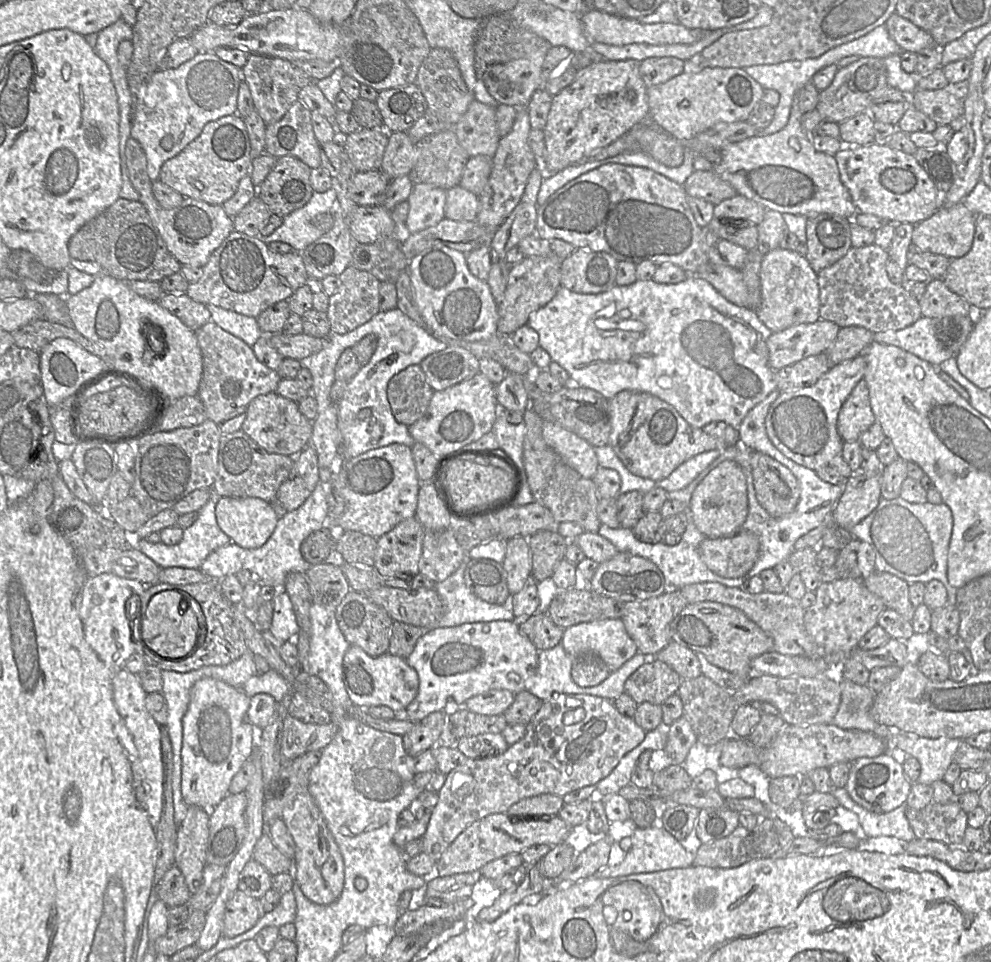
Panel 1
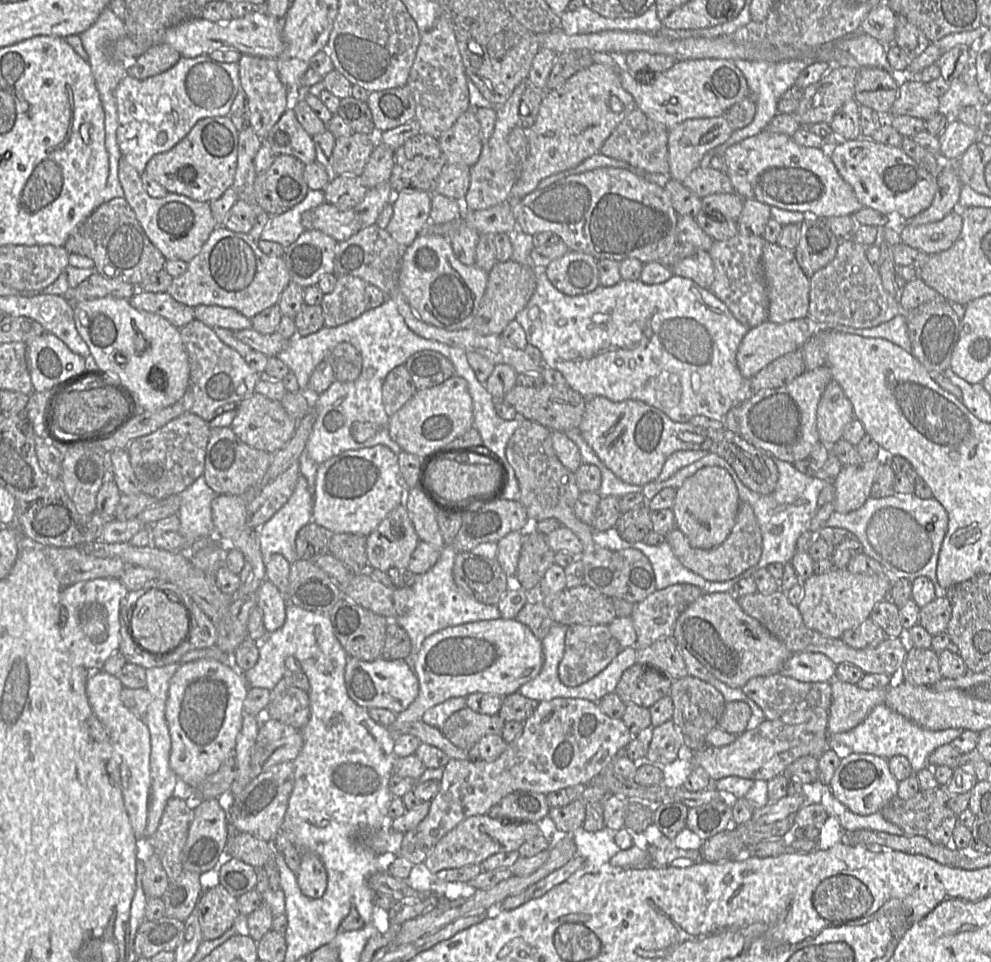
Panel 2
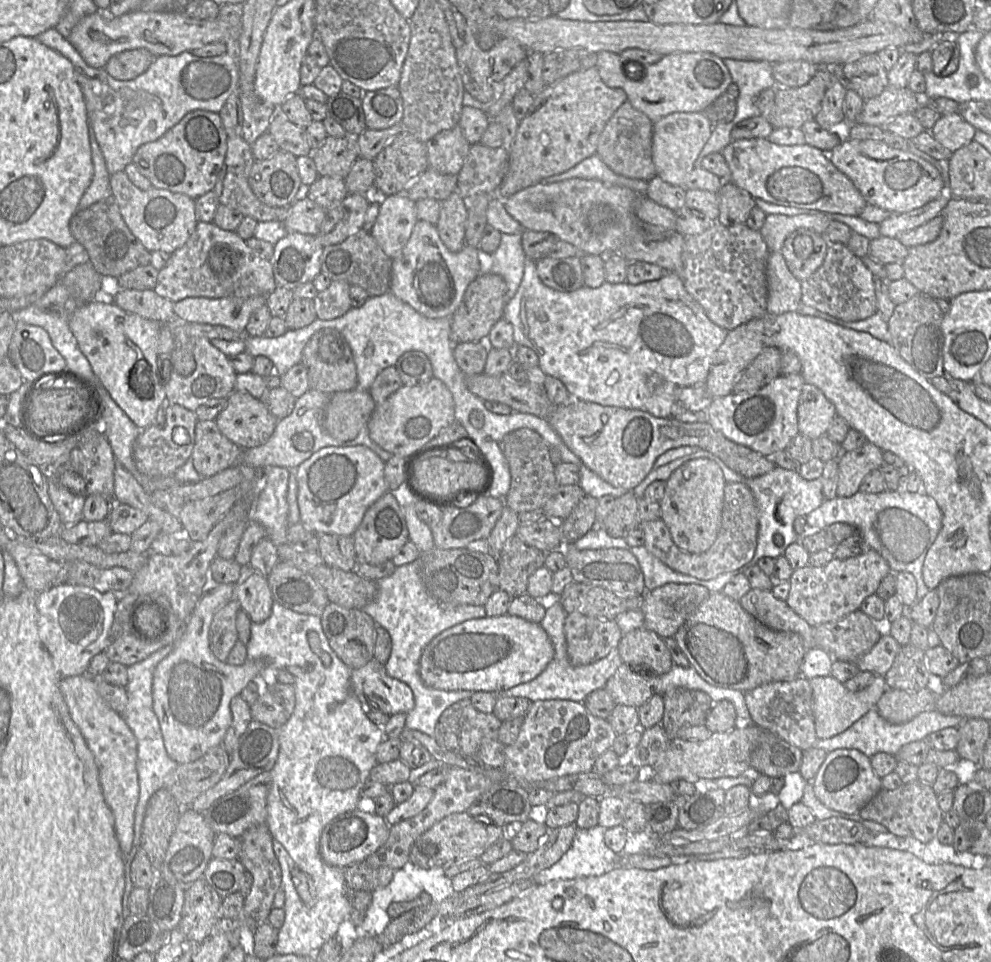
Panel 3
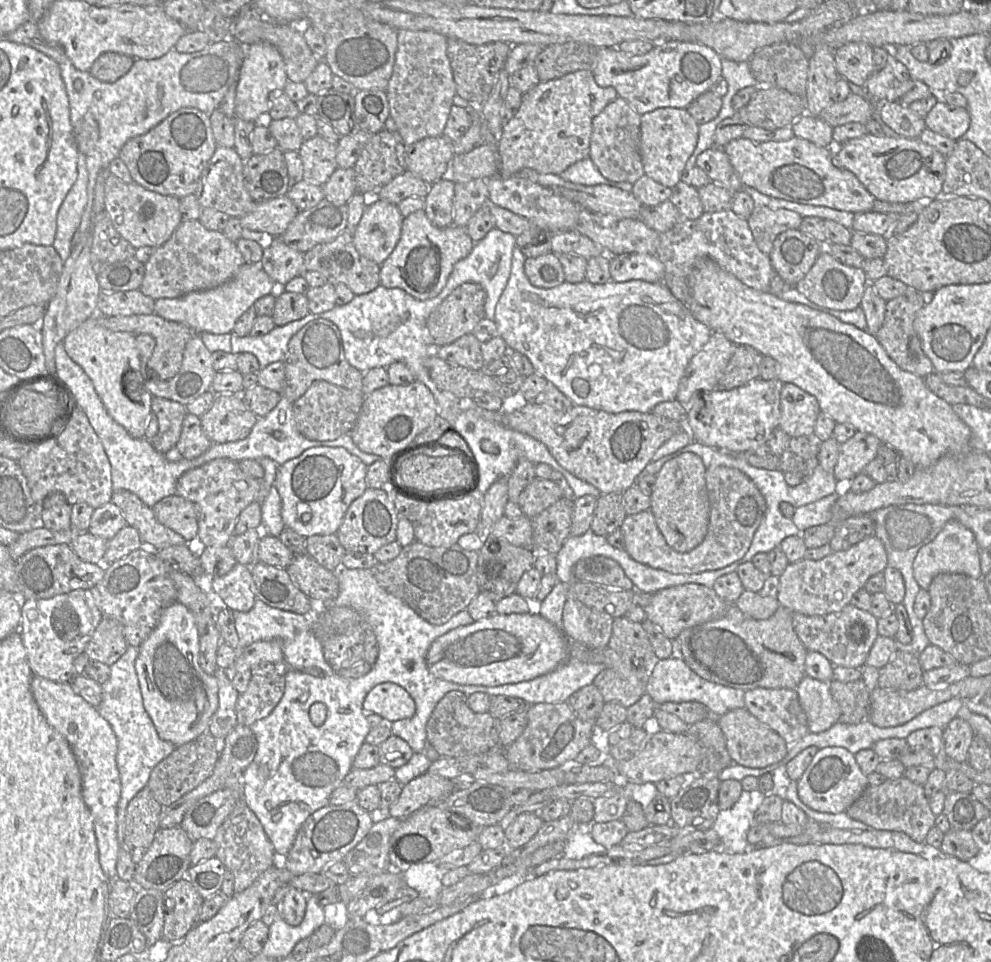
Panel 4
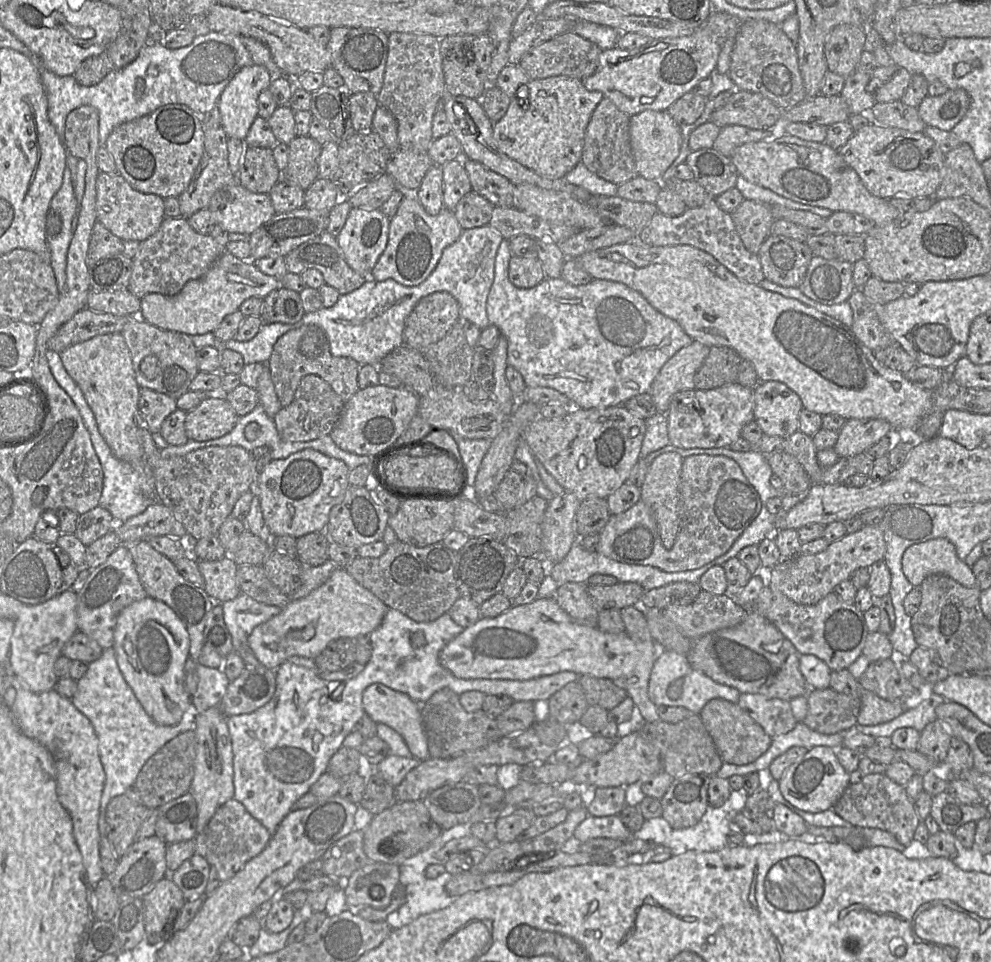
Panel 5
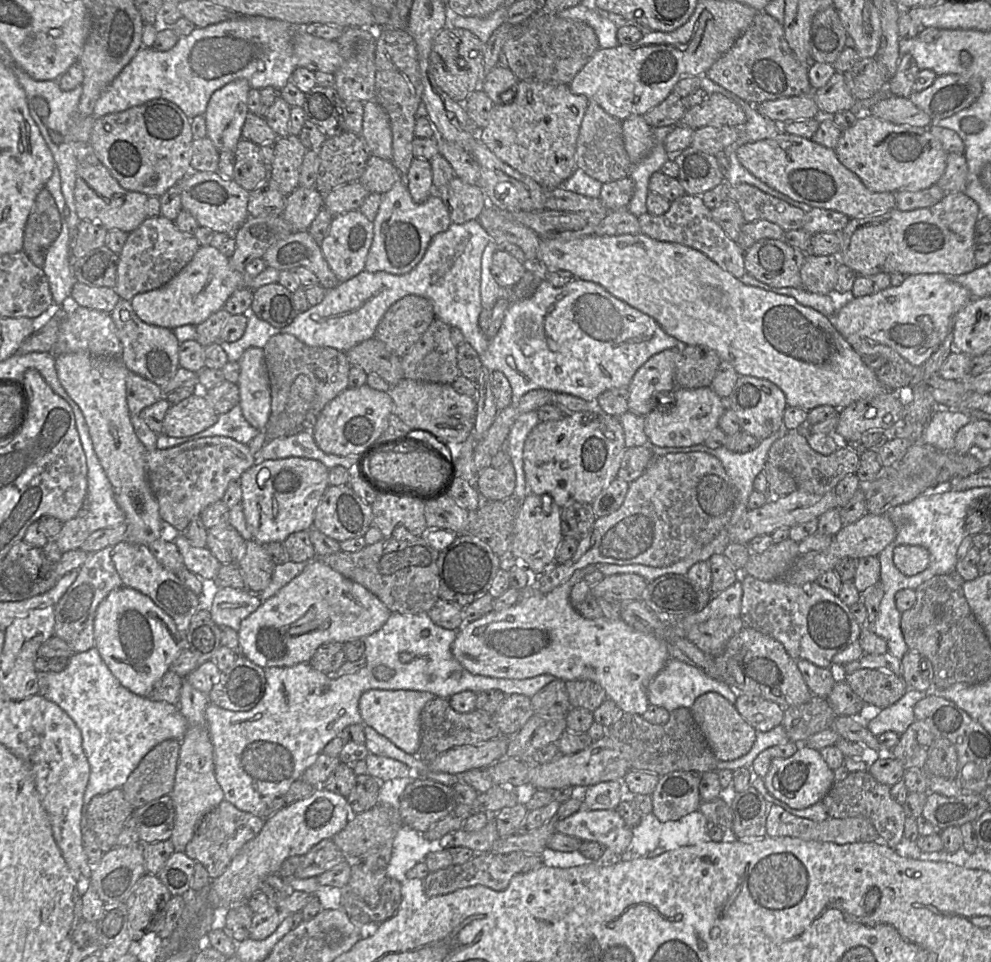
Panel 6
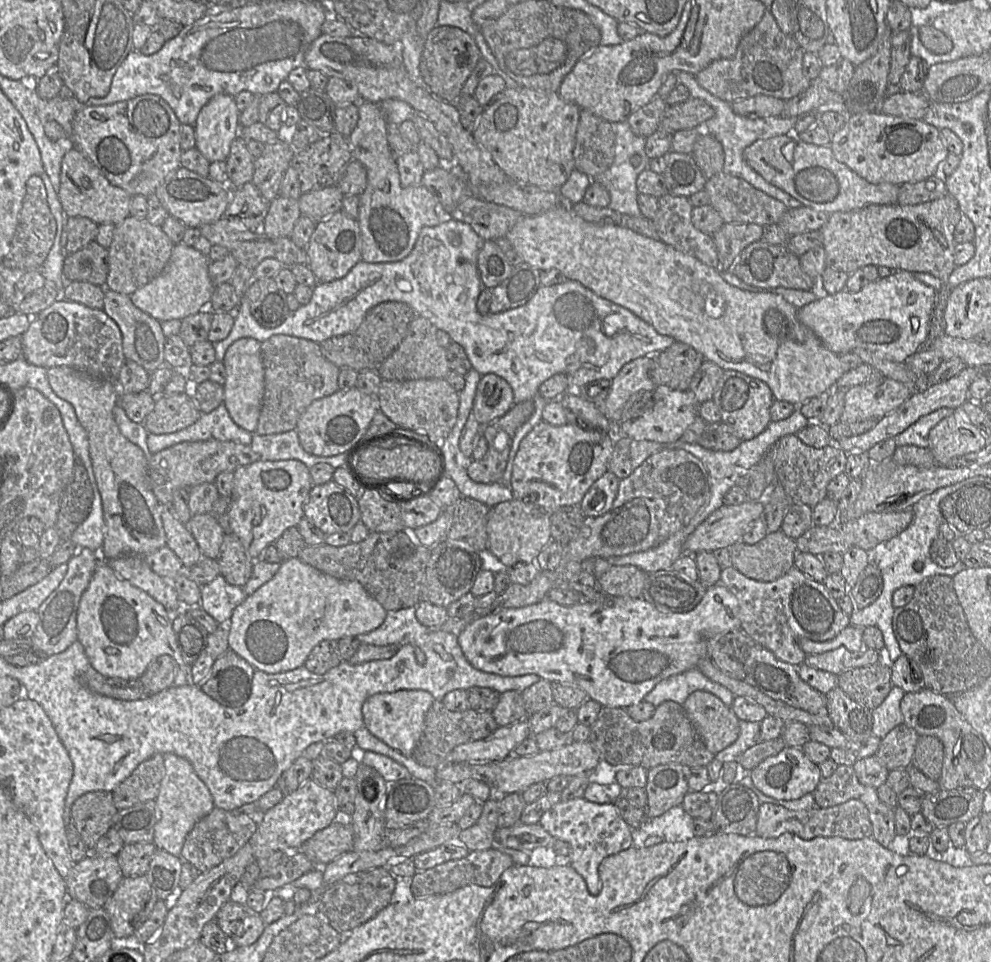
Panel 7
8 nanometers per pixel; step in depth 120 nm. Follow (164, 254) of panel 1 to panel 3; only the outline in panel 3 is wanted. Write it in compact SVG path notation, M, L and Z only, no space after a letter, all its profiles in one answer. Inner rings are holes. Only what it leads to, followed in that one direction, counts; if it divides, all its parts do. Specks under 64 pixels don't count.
M112 195L77 211L71 219L70 230L74 240L84 247L89 262L102 277L119 277L150 264L151 252L130 231Z

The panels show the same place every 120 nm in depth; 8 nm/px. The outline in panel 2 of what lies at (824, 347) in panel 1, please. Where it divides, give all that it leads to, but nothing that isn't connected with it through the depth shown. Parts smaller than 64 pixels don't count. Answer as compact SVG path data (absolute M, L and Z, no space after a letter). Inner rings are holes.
M809 316L780 324L765 321L750 328L737 350L736 362L739 371L744 378L751 379L779 357L790 352L801 351L802 346L809 339L824 331L824 326Z

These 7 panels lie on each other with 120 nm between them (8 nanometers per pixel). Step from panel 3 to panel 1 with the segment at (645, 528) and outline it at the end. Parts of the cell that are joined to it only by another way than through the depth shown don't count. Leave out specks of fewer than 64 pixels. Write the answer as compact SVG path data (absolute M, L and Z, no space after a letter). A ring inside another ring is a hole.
M742 529L728 538L705 538L698 548L700 558L707 568L729 579L746 575L756 564L759 551L757 535Z

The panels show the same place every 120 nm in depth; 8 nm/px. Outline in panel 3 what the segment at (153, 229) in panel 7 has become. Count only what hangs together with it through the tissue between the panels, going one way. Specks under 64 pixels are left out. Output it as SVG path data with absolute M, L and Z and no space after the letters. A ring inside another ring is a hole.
M199 221L185 244L171 253L165 267L159 270L153 290L161 297L178 302L187 297L268 296L276 287L269 260L250 249L235 231L221 229L213 222Z

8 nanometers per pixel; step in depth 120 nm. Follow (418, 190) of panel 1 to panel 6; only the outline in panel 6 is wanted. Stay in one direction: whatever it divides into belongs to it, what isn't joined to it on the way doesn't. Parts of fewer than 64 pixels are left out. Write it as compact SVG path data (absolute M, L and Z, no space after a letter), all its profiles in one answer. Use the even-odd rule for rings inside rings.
M354 210L333 216L329 232L319 244L330 269L340 282L344 282L365 270L372 240L373 222L359 210Z

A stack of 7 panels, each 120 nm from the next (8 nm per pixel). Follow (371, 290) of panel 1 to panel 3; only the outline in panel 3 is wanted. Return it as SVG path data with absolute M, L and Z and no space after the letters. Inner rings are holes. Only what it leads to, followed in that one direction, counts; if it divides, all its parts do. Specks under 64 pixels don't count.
M333 280L330 286L313 299L317 317L332 320L343 316L350 308L350 284L343 280Z

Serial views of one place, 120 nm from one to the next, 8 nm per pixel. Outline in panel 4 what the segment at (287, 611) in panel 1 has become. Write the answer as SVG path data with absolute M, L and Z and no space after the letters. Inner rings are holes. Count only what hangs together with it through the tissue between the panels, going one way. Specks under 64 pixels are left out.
M237 562L227 574L213 577L212 589L228 609L247 612L256 601L252 583L250 567Z

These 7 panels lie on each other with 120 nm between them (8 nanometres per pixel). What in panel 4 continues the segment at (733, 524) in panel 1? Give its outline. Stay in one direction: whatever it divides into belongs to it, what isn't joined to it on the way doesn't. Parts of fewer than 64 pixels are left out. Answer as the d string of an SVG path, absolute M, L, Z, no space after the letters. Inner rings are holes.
M683 452L667 461L656 474L650 495L650 511L667 544L680 553L697 547L708 531L710 503L705 481L706 469L699 456Z

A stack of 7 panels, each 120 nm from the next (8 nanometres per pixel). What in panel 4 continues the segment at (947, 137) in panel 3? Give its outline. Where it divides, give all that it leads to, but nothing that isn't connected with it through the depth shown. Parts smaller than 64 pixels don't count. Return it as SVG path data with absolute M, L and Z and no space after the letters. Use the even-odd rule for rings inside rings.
M938 99L924 123L927 129L958 141L969 128L970 117L966 108L954 107Z

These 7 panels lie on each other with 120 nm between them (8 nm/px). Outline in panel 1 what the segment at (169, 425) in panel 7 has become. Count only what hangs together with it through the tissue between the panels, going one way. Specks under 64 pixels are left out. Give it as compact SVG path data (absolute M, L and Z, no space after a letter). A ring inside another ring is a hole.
M271 392L254 398L246 410L241 430L267 452L296 457L310 445L313 422L300 412L297 402Z

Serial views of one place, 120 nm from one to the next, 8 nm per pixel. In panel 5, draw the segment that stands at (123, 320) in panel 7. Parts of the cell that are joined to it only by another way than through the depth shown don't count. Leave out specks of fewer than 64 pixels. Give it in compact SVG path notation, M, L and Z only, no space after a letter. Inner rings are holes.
M141 317L130 320L120 333L130 351L135 378L140 388L148 388L177 399L190 391L189 385L199 371L221 372L220 350L211 346L197 348L188 334L161 329ZM148 355L156 356L161 368L160 374L154 379L148 379L140 368L141 361Z

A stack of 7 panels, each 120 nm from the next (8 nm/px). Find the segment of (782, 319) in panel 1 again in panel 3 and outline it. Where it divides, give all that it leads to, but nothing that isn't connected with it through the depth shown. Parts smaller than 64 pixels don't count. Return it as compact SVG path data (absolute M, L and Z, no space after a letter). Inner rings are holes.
M780 251L769 254L766 277L768 314L780 315L786 312L799 311L802 304L801 281L790 272Z

